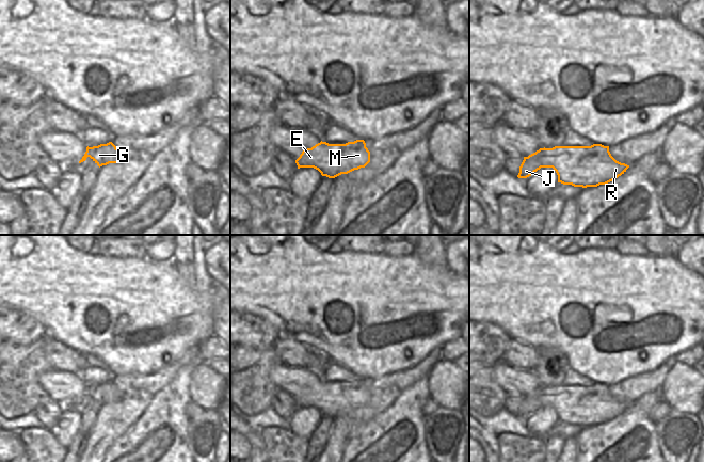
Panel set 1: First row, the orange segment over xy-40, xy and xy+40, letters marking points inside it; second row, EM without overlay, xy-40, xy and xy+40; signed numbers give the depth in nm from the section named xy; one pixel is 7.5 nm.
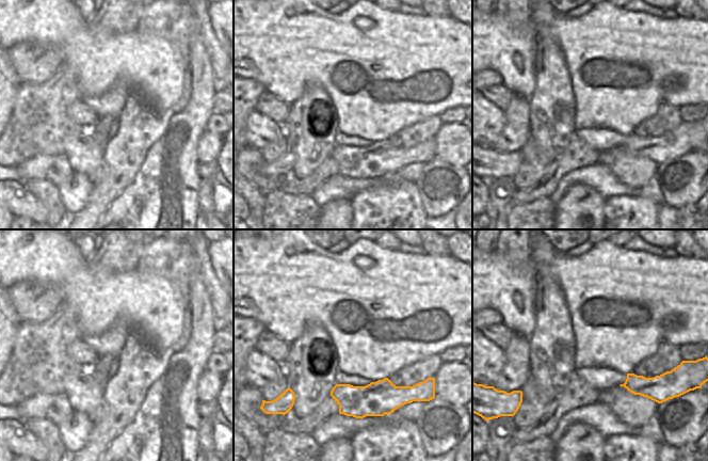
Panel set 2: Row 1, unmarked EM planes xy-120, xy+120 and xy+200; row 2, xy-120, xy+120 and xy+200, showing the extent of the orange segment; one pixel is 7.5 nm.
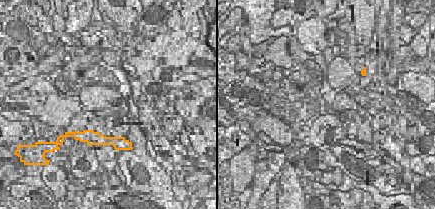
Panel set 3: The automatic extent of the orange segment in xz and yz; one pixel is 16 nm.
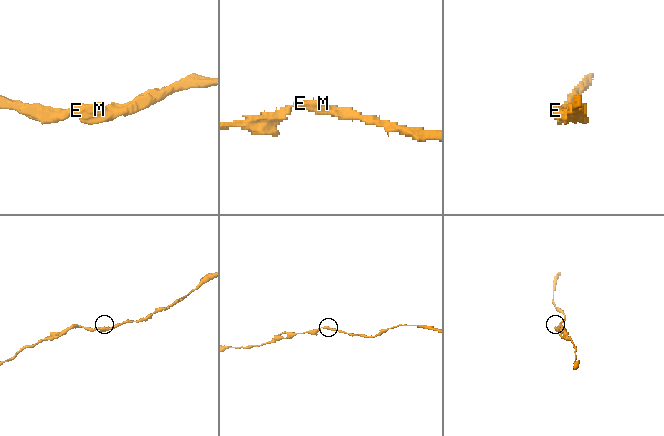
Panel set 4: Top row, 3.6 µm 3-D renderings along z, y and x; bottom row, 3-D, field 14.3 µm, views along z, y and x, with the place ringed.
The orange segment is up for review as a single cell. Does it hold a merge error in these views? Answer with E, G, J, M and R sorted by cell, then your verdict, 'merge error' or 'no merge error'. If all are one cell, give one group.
groups E G J M R; no merge error

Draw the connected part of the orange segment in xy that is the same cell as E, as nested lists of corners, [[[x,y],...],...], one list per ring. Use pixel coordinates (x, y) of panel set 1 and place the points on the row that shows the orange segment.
[[[364,140],[346,144],[329,144],[321,141],[303,150],[295,160],[298,169],[314,168],[329,178],[365,168],[369,162],[370,152]]]

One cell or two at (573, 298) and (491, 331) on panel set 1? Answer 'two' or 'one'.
two

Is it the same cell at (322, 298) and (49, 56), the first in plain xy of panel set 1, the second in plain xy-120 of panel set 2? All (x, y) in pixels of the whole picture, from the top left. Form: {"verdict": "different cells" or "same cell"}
{"verdict": "different cells"}

